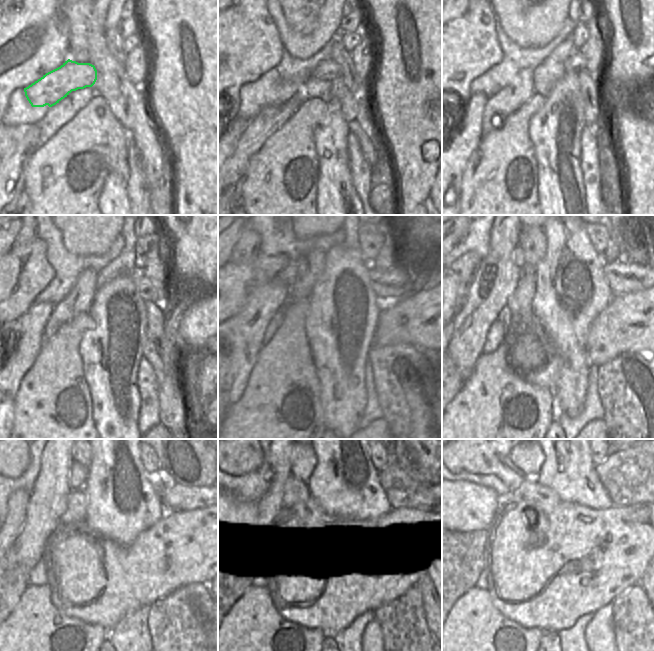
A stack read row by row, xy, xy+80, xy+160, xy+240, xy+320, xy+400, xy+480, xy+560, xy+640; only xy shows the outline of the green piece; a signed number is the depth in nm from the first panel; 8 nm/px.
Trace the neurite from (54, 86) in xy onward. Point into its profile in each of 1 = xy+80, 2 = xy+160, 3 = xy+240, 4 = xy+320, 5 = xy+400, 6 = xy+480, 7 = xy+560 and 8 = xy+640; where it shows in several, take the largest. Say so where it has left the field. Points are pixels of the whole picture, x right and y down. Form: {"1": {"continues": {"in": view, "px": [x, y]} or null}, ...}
{"1": {"continues": {"in": "xy+80", "px": [328, 69]}}, "2": {"continues": {"in": "xy+160", "px": [577, 62]}}, "3": {"continues": {"in": "xy+240", "px": [166, 290]}}, "4": {"continues": {"in": "xy+320", "px": [390, 285]}}, "5": {"continues": {"in": "xy+400", "px": [621, 283]}}, "6": {"continues": {"in": "xy+480", "px": [170, 504]}}, "7": {"continues": {"in": "xy+560", "px": [401, 490]}}, "8": {"continues": {"in": "xy+640", "px": [629, 477]}}}

